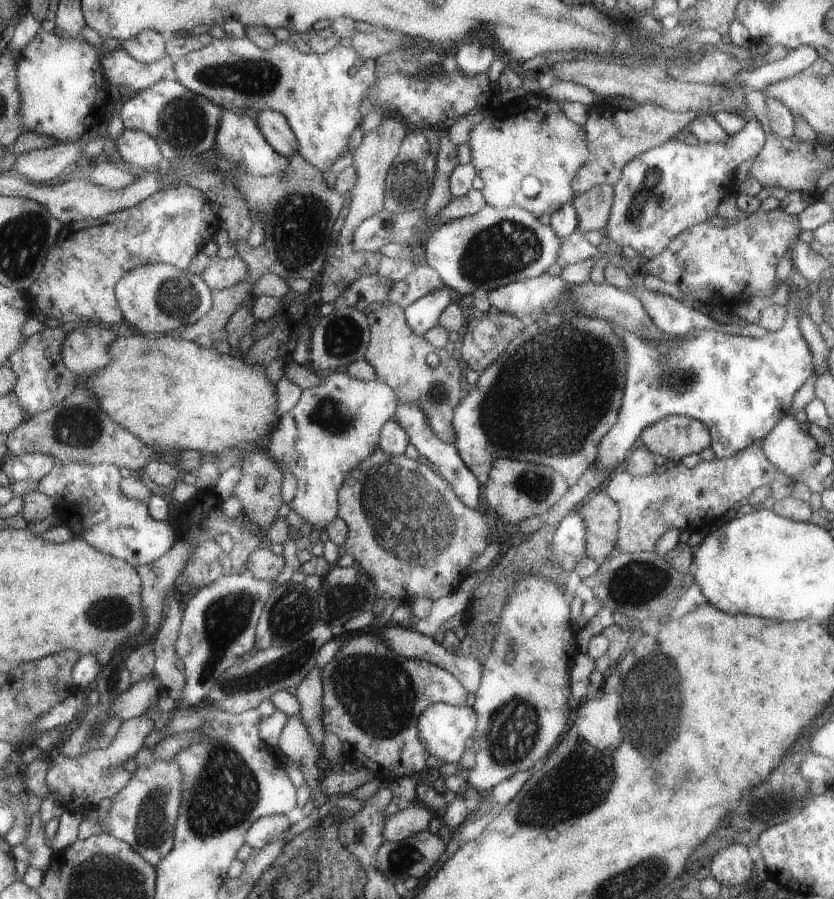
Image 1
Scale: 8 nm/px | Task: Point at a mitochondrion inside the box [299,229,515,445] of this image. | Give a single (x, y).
(343, 337)

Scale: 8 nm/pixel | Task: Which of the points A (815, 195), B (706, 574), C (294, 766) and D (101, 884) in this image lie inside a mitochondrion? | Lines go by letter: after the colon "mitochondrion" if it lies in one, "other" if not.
A: other
B: other
C: other
D: mitochondrion

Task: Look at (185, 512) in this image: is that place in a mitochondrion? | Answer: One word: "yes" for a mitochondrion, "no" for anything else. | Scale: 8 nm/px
no

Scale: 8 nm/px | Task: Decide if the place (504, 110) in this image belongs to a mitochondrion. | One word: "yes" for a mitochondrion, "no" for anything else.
no

